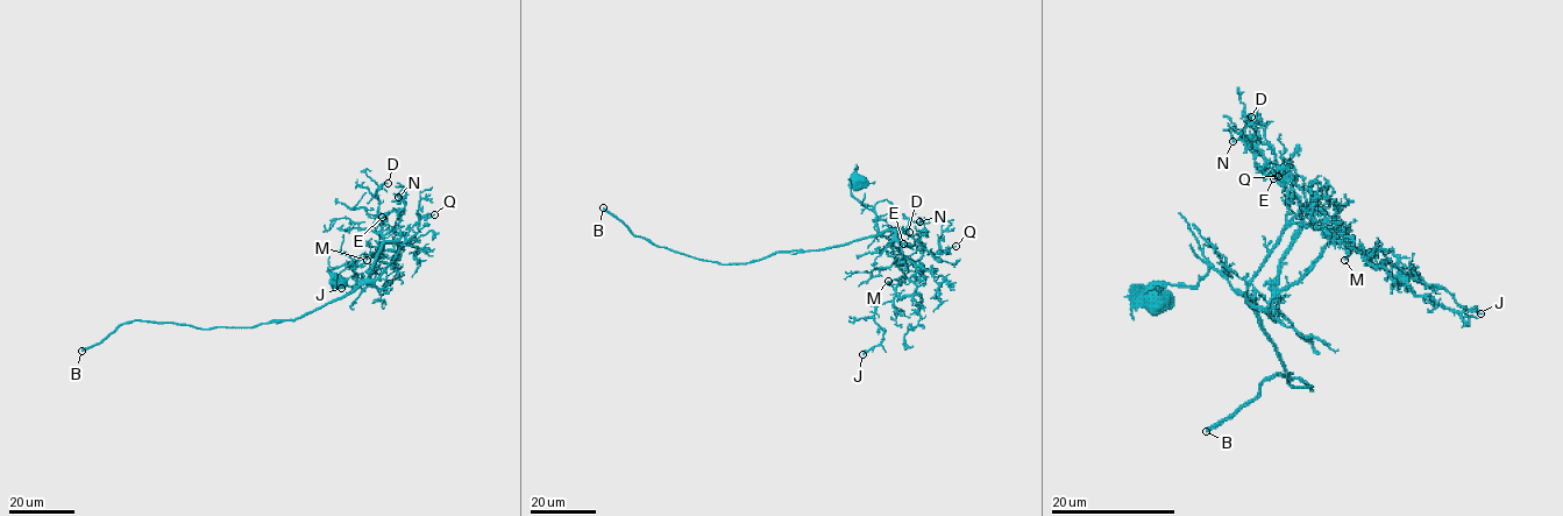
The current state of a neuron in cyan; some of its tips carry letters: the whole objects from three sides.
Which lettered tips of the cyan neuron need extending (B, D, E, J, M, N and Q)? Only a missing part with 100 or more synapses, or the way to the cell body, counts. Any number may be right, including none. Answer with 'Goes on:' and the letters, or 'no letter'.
Goes on: no letter

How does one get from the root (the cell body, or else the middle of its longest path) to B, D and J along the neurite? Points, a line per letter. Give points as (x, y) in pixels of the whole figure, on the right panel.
B: (1158, 301), (1166, 284), (1194, 287), (1214, 268), (1255, 303), (1288, 382), (1312, 388), (1269, 377), (1206, 431)
D: (1158, 301), (1166, 284), (1194, 287), (1214, 268), (1252, 308), (1270, 303), (1301, 200), (1251, 117)
J: (1158, 301), (1152, 296), (1166, 284), (1194, 287), (1214, 268), (1252, 308), (1265, 308), (1340, 233), (1480, 313)

